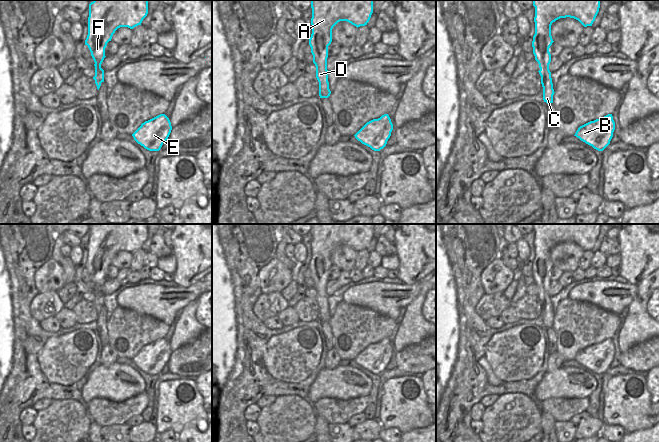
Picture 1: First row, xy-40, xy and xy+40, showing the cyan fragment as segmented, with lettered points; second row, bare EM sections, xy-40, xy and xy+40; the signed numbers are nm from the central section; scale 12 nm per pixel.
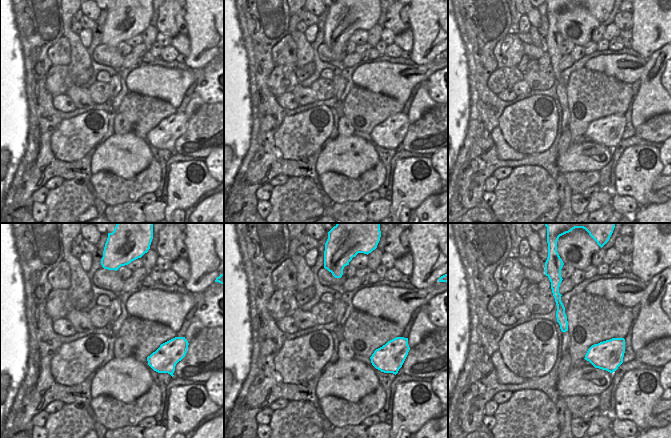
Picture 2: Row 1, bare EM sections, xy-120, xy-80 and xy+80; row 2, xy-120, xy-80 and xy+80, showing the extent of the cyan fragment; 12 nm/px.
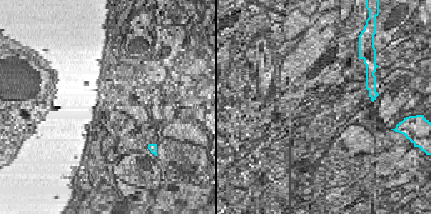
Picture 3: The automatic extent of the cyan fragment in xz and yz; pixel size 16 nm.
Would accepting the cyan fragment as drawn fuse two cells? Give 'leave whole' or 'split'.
split

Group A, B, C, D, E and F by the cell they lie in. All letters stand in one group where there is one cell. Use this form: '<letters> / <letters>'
A D F / B C E

